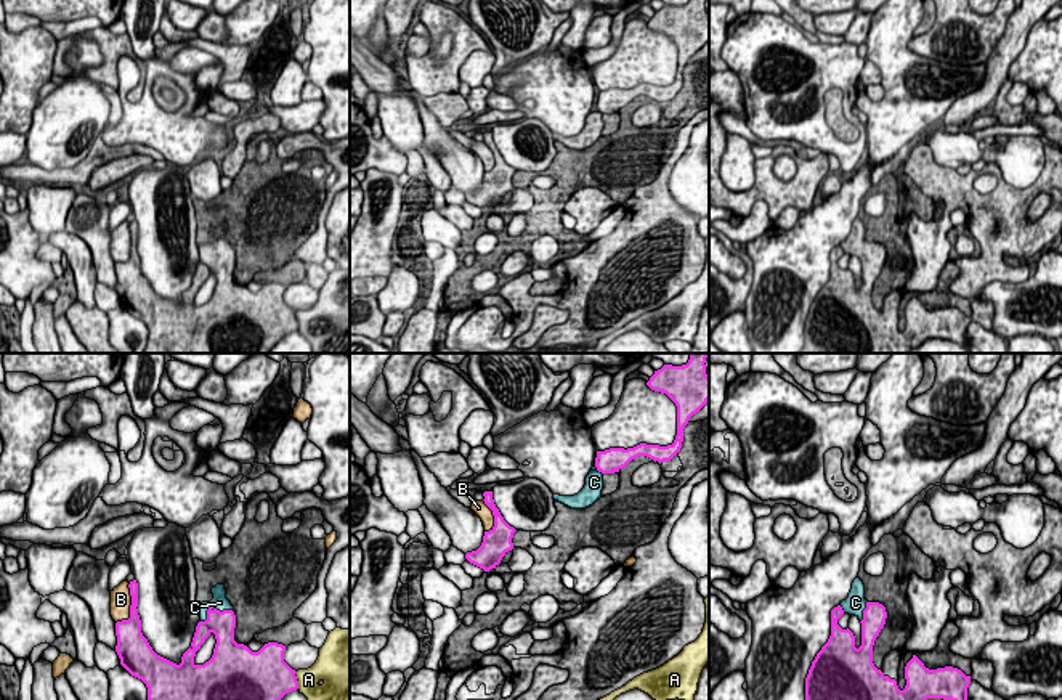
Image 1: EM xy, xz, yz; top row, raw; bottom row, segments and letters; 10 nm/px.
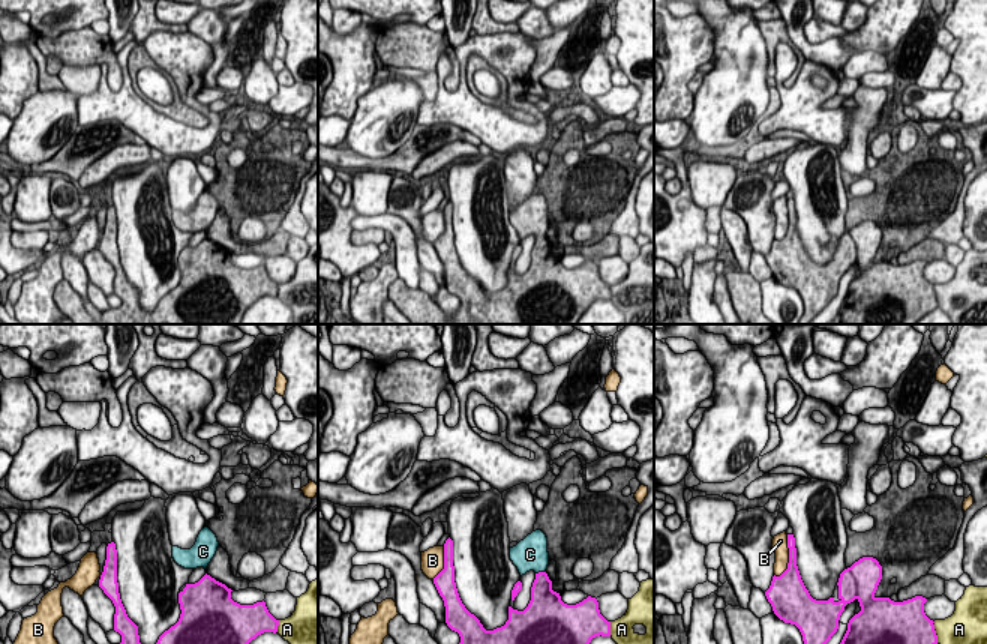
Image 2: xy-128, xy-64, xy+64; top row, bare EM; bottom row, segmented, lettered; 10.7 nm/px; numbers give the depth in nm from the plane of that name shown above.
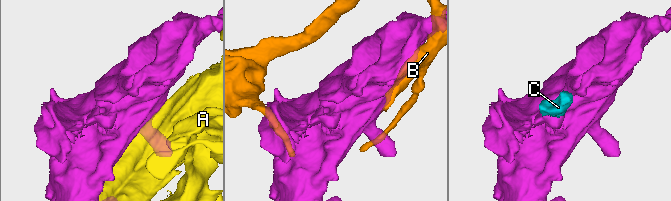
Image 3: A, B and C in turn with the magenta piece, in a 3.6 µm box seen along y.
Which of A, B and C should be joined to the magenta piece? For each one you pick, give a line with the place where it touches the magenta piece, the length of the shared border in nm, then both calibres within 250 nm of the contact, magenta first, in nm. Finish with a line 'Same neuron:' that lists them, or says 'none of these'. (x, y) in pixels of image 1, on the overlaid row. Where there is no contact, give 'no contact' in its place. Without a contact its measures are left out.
C: xy (215, 609) | 360 nm | 260/160 nm
Same neuron: C

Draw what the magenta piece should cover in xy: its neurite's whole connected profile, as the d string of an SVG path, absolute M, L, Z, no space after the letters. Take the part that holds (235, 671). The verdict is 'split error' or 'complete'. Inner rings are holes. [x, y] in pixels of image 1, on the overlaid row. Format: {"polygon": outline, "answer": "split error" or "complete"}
{"polygon": "M136 580L130 581L128 588L132 596L130 618L116 623L116 652L120 665L146 684L148 700L281 700L286 694L298 689L295 669L284 661L286 645L268 642L258 652L252 652L247 645L234 641L236 612L226 599L225 584L212 588L213 599L210 602L199 604L201 621L180 665L152 650L141 633ZM212 633L217 639L213 655L204 665L196 665L196 652Z", "answer": "split error"}

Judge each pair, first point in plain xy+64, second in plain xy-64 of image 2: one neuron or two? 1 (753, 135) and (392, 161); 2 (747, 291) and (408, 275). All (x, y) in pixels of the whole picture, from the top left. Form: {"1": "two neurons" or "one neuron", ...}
{"1": "one neuron", "2": "two neurons"}

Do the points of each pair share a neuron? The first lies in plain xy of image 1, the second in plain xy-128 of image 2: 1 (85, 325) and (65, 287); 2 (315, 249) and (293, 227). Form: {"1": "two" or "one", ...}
{"1": "one", "2": "one"}

